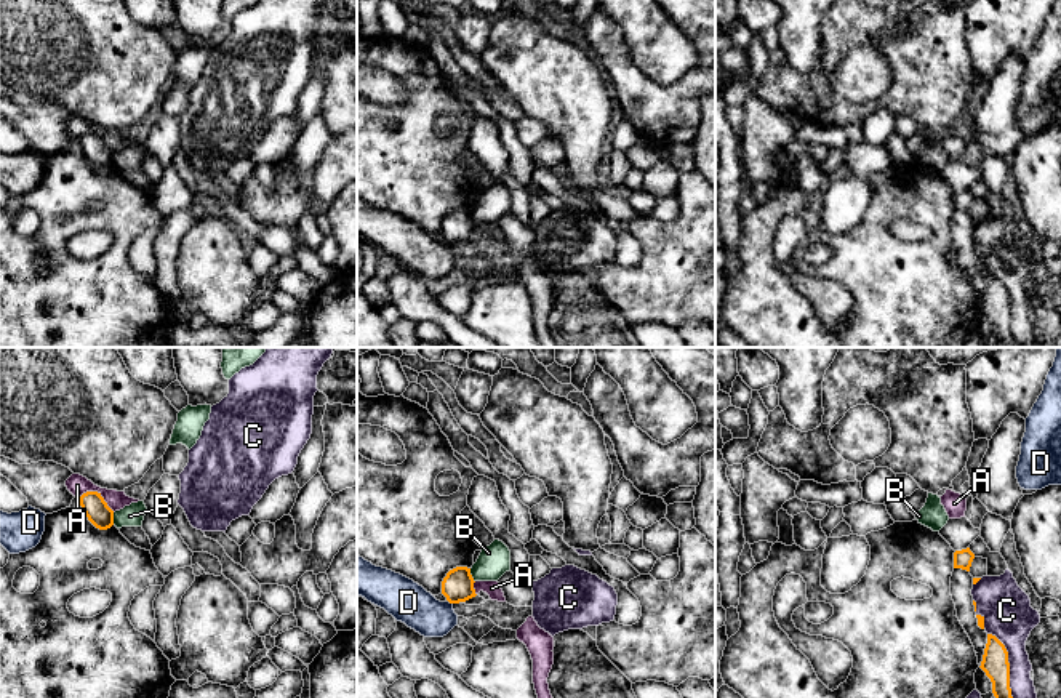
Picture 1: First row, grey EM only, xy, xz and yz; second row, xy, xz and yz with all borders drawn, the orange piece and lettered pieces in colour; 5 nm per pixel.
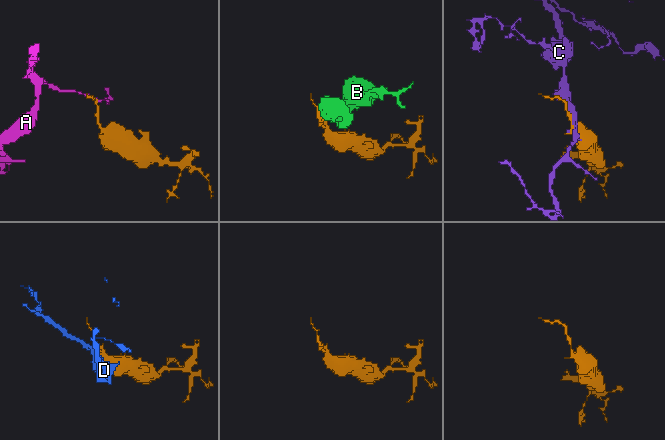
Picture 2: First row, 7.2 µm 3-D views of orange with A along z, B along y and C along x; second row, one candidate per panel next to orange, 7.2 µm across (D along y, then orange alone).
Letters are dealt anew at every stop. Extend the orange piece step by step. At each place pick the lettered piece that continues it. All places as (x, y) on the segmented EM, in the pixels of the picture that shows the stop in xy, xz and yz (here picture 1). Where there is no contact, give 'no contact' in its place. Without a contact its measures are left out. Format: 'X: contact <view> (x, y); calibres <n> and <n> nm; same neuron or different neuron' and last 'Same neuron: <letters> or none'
A: contact xy (96, 492); calibres 120 and 100 nm; different neuron
B: contact xz (471, 575); calibres 160 and 160 nm; different neuron
C: contact yz (1008, 663); calibres 130 and 240 nm; different neuron
D: contact xz (450, 602); calibres 160 and 200 nm; different neuron
Same neuron: none

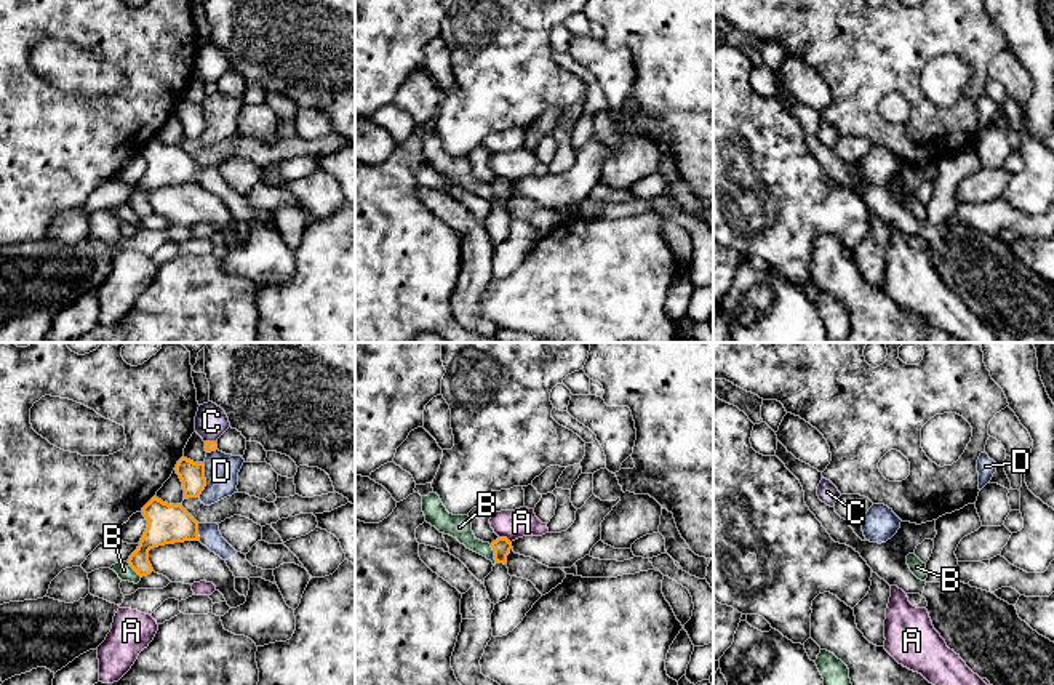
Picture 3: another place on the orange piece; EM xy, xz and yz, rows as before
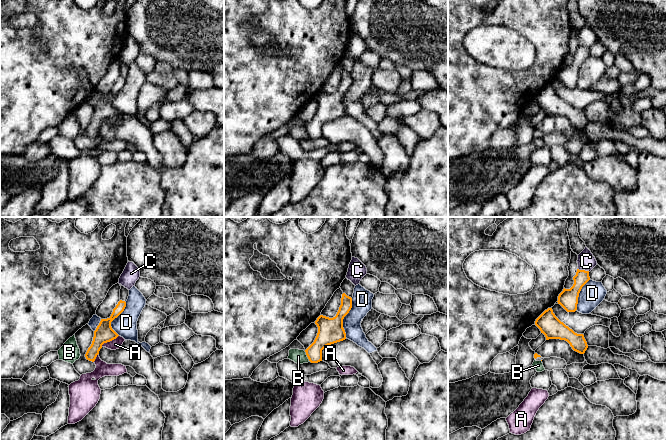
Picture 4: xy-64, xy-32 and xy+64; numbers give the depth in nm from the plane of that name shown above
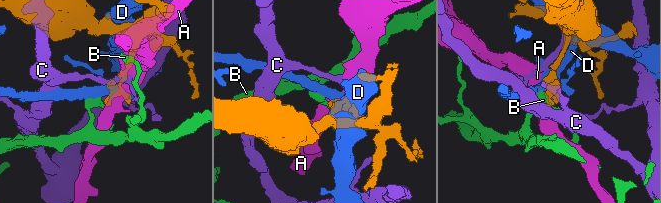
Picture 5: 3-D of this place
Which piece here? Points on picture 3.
A: contact xz (506, 538); calibres 90 and 140 nm; different neuron
B: contact xz (495, 554); calibres 90 and 120 nm; different neuron
C: contact xy (210, 442); calibres 50 and 160 nm; different neuron
D: contact xy (205, 480); calibres 130 and 180 nm; different neuron
Same neuron: none

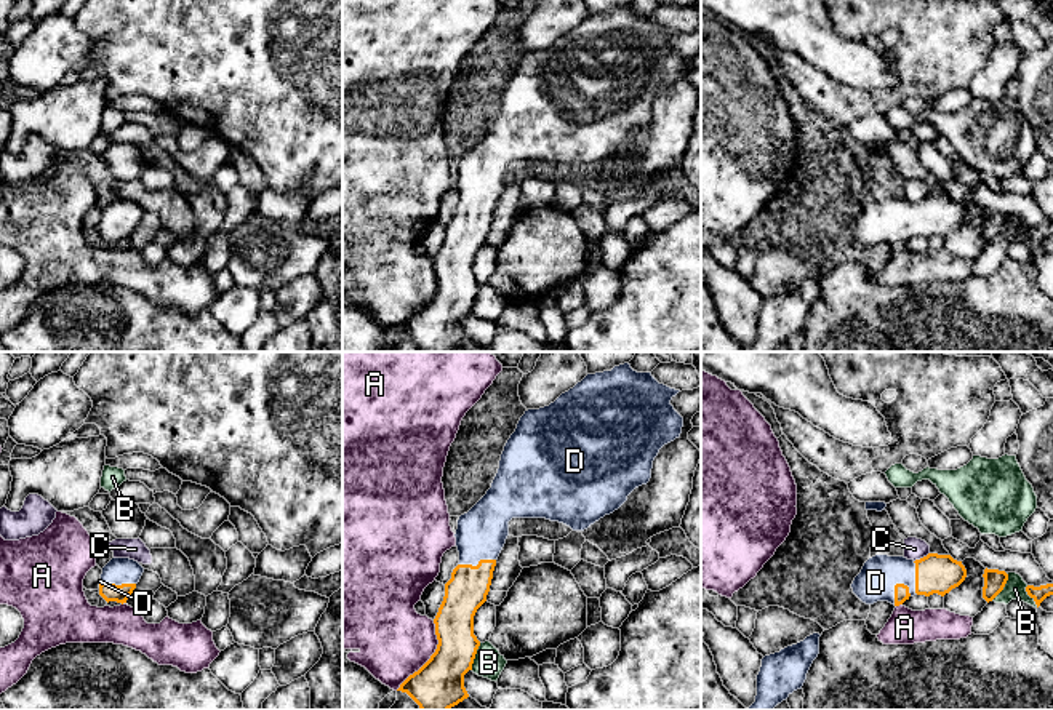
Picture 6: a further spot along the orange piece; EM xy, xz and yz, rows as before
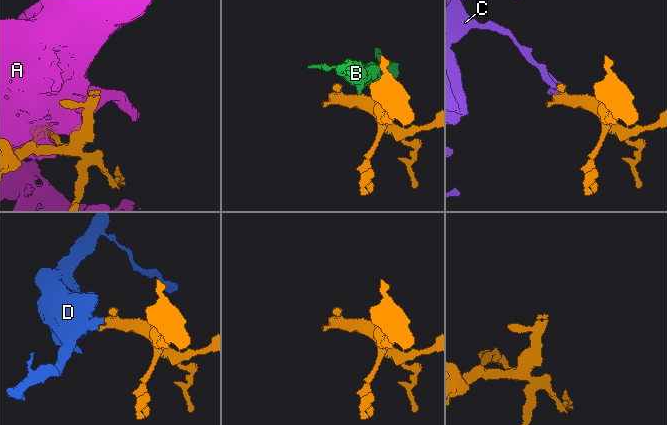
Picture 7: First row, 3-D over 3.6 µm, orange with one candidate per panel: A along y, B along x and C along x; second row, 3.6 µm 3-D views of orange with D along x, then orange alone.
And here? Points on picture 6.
A: contact xz (431, 656); calibres 260 and 360 nm; different neuron
B: contact yz (1004, 586); calibres 110 and 110 nm; different neuron
C: contact yz (920, 558); calibres 190 and 110 nm; different neuron
D: contact yz (895, 589); calibres 80 and 190 nm; same neuron
Same neuron: D

